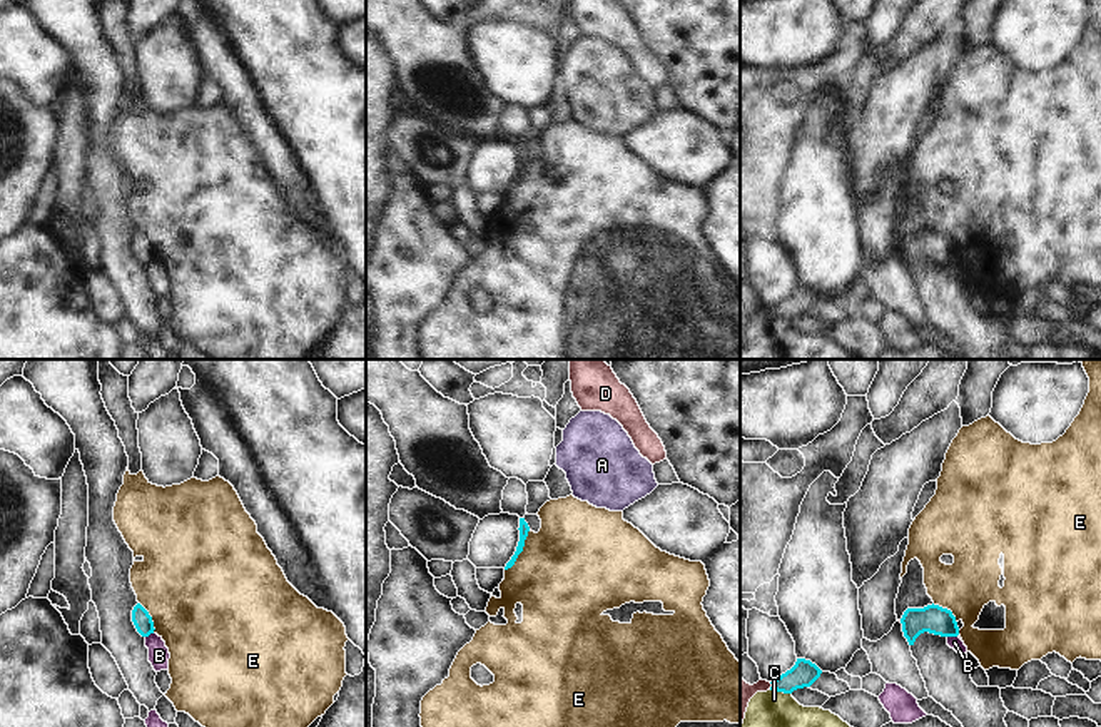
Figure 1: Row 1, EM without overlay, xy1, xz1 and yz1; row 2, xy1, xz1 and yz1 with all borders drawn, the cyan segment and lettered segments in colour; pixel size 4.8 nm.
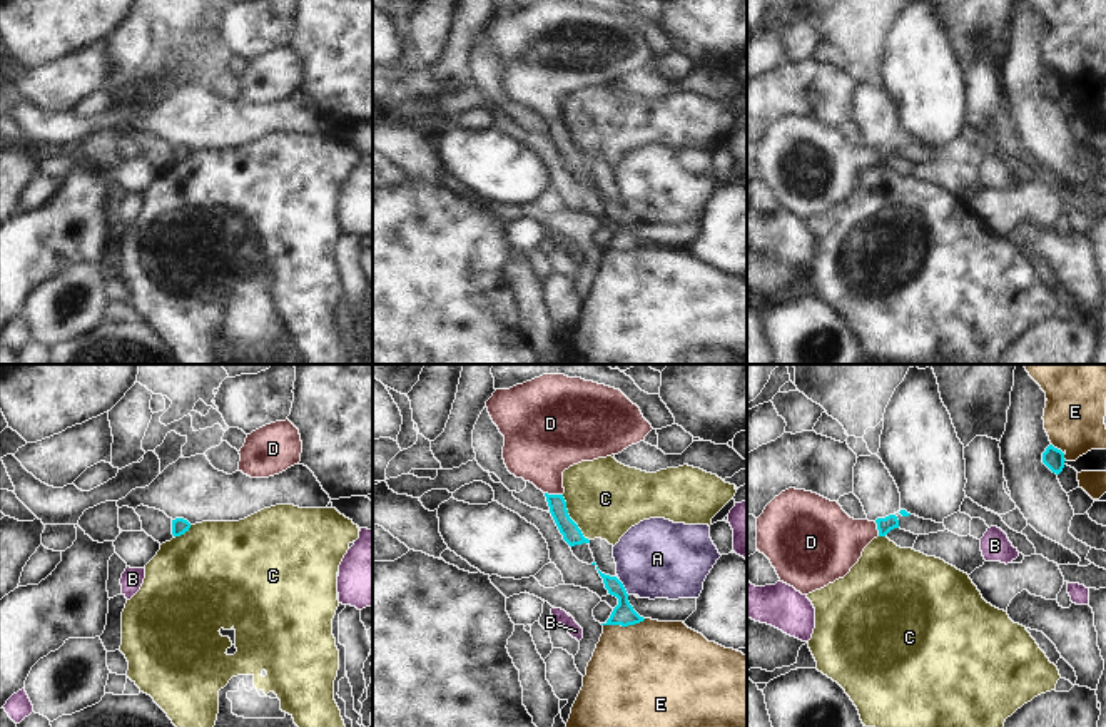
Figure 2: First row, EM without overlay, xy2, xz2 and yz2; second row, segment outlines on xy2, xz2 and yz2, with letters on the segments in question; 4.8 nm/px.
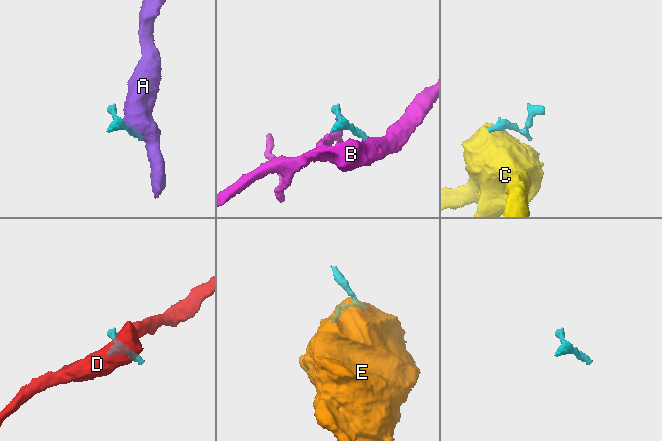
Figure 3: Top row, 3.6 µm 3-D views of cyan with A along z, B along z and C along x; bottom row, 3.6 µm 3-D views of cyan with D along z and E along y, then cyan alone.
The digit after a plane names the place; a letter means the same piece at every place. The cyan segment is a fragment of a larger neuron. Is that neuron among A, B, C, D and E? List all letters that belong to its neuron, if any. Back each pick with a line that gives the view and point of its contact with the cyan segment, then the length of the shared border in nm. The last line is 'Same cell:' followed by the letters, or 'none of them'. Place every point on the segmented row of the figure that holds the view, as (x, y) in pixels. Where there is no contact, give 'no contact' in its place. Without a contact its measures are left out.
D: meets cyan in xz2 at (553, 495); contact 90 nm long
Same cell: D

